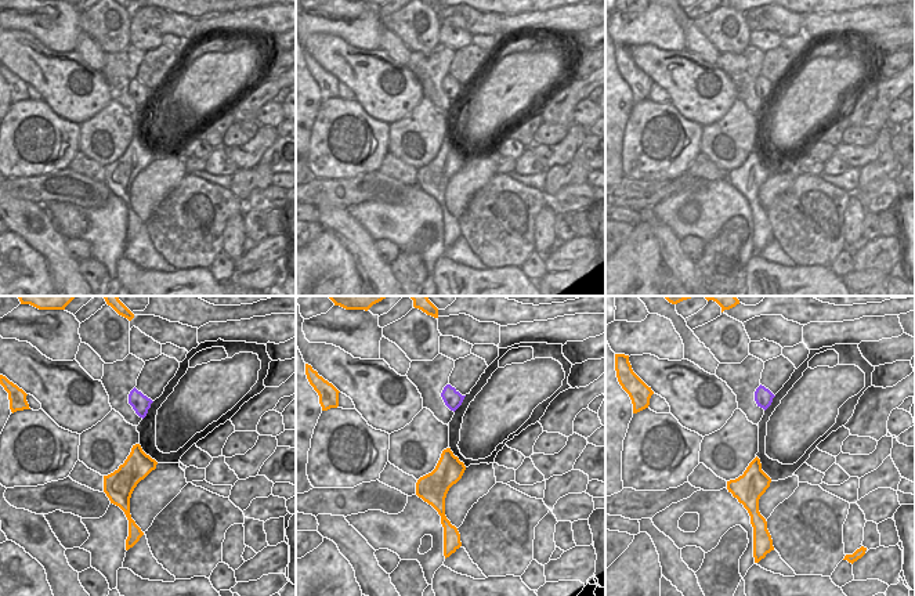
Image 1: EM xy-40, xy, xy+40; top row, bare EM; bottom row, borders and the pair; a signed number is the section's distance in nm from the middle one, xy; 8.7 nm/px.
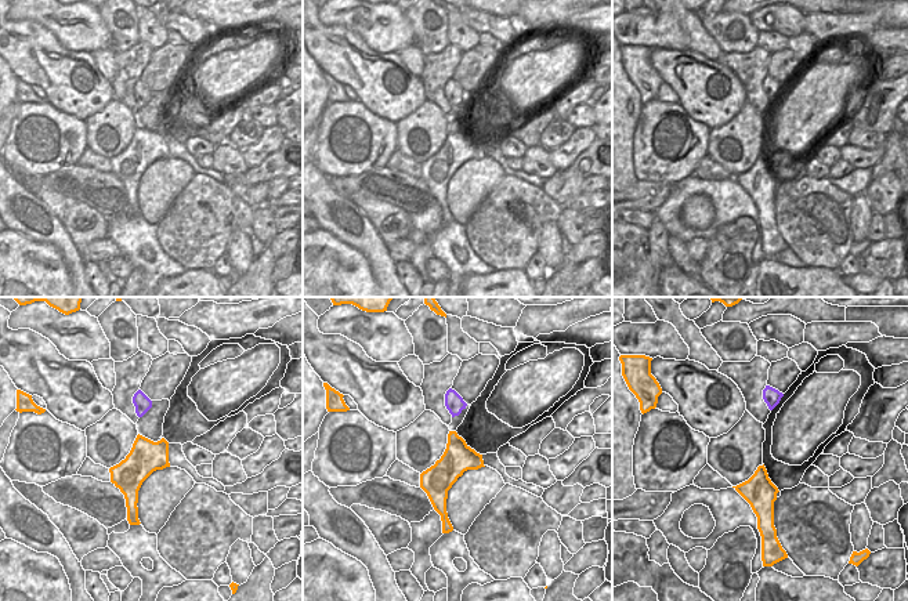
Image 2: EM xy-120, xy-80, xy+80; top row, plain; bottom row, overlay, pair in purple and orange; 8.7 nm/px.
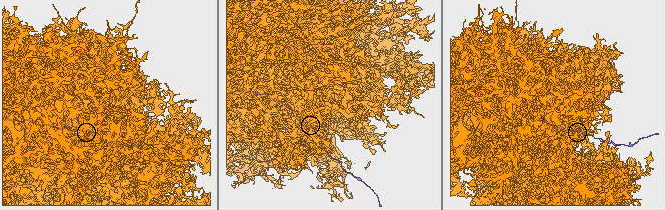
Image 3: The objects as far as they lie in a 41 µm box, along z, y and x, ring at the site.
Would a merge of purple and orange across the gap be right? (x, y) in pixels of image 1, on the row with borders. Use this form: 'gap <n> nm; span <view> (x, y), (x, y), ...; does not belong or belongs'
gap 240 nm; span xy-40 (143, 418), (138, 444); does not belong

